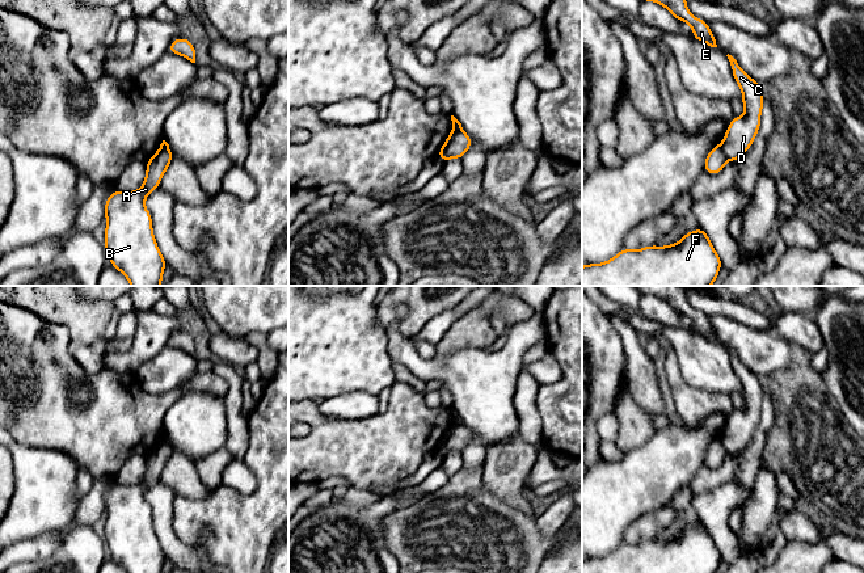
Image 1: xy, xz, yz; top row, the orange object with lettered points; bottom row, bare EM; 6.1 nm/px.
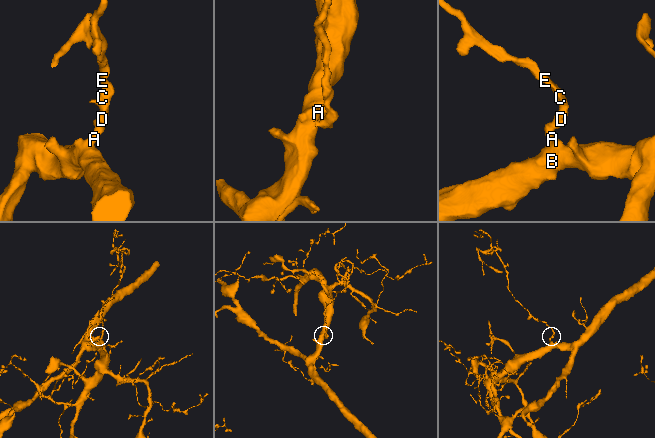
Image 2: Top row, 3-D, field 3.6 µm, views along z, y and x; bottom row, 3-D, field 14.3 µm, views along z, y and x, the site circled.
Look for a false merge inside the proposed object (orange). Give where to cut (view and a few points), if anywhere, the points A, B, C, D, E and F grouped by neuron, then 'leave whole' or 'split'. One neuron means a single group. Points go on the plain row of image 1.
yz (719, 439), (728, 453) | A B F / C D E | split

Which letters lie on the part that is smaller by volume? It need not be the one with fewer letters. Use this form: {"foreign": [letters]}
{"foreign": ["C", "D", "E"]}

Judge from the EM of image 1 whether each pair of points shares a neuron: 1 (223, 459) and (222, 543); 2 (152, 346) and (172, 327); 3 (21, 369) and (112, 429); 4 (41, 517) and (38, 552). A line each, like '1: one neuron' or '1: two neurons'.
1: two neurons
2: one neuron
3: one neuron
4: two neurons

